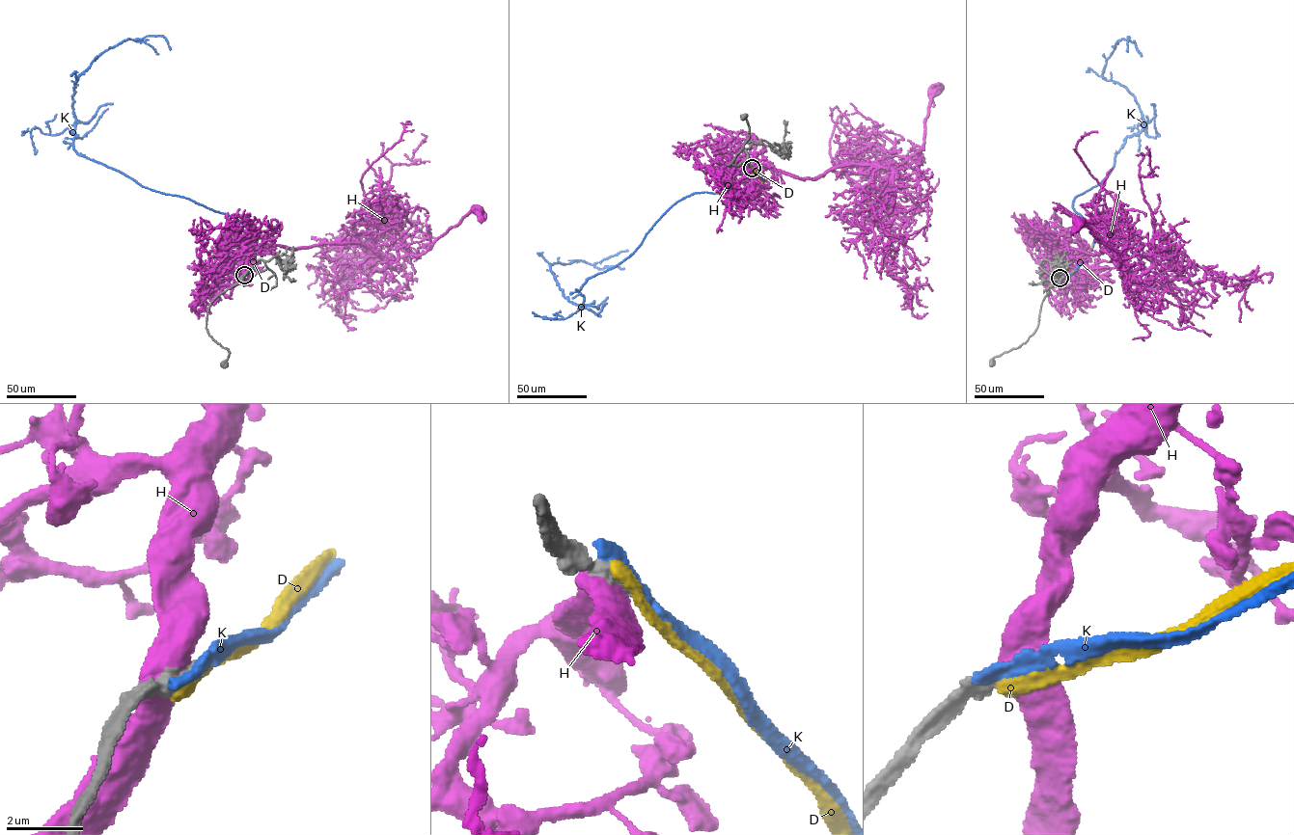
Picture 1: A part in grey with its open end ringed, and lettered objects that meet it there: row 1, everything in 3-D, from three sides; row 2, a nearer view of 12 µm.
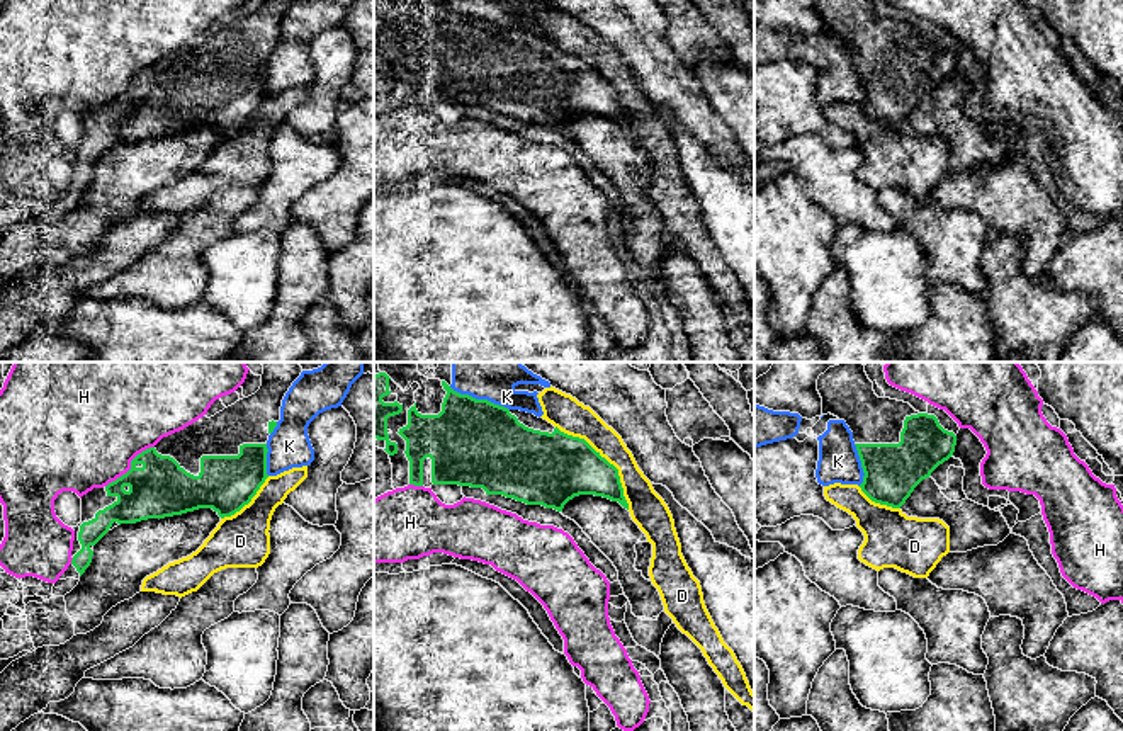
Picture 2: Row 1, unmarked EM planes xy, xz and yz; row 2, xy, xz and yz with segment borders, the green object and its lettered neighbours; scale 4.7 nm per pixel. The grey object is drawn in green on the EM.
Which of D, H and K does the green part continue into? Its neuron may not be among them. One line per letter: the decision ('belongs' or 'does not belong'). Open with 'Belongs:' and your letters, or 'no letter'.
Belongs: no letter
D: does not belong
H: does not belong
K: does not belong

